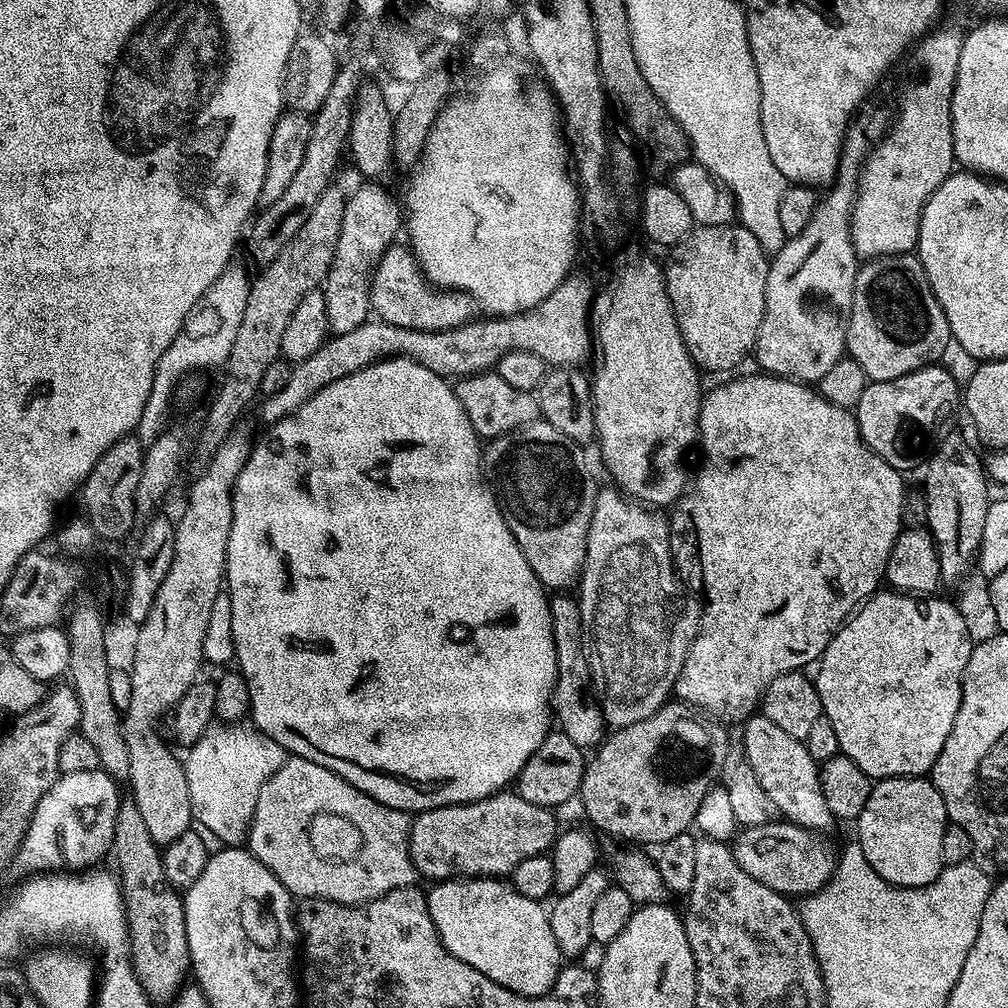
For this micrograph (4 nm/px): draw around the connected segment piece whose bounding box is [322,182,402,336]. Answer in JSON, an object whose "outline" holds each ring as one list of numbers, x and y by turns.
{"outline":[[364,182,361,188,354,189,352,193,349,191,344,201,342,230,338,234,332,265,328,267,328,275,322,285,328,332,334,336,350,334,350,330,358,330,358,326,369,319,369,281,366,277,397,239,396,231,402,228,402,208,397,197,395,200,382,185,376,183,380,182]]}

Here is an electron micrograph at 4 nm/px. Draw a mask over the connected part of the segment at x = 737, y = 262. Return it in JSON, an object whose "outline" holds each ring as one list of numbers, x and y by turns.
{"outline":[[736,222,718,226,705,224,693,227,686,239,679,240,671,252,668,265,665,263,662,268,664,286,686,350,701,369,728,372,731,368,738,367,747,356,749,359,750,353,755,349,758,326,764,313,766,274,770,260,761,250,758,238,754,238,748,228]]}

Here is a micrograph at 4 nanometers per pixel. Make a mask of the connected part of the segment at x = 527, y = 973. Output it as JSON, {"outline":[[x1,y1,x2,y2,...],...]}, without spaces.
{"outline":[[500,878,436,882,429,888,432,889,426,892,428,908,441,940,454,958,474,966,474,970,519,996,546,996,555,989,562,957,558,942,554,942,554,930,550,930,549,909,543,908,541,901,526,898]]}

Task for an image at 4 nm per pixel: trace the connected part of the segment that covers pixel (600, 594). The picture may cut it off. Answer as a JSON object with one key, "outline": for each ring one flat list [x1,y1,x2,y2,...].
{"outline":[[608,488,597,491,596,504,592,508,592,521,588,530,588,545,586,546,586,558,584,559,584,570,580,573,578,581,578,603,582,614,582,630,584,631,584,646,588,654,588,664,592,667,592,675,597,681,604,683,604,696,602,692,602,707,604,719,609,729,625,728,634,722,642,722,642,718,650,718,662,705,673,695,676,679,684,665,684,659,692,639,700,630,700,613,702,604,699,599,692,596,684,596,682,589,676,585,676,576,672,573,672,552,668,549,668,524,659,516,659,511,645,506,640,502,631,504,627,495,615,492]]}

